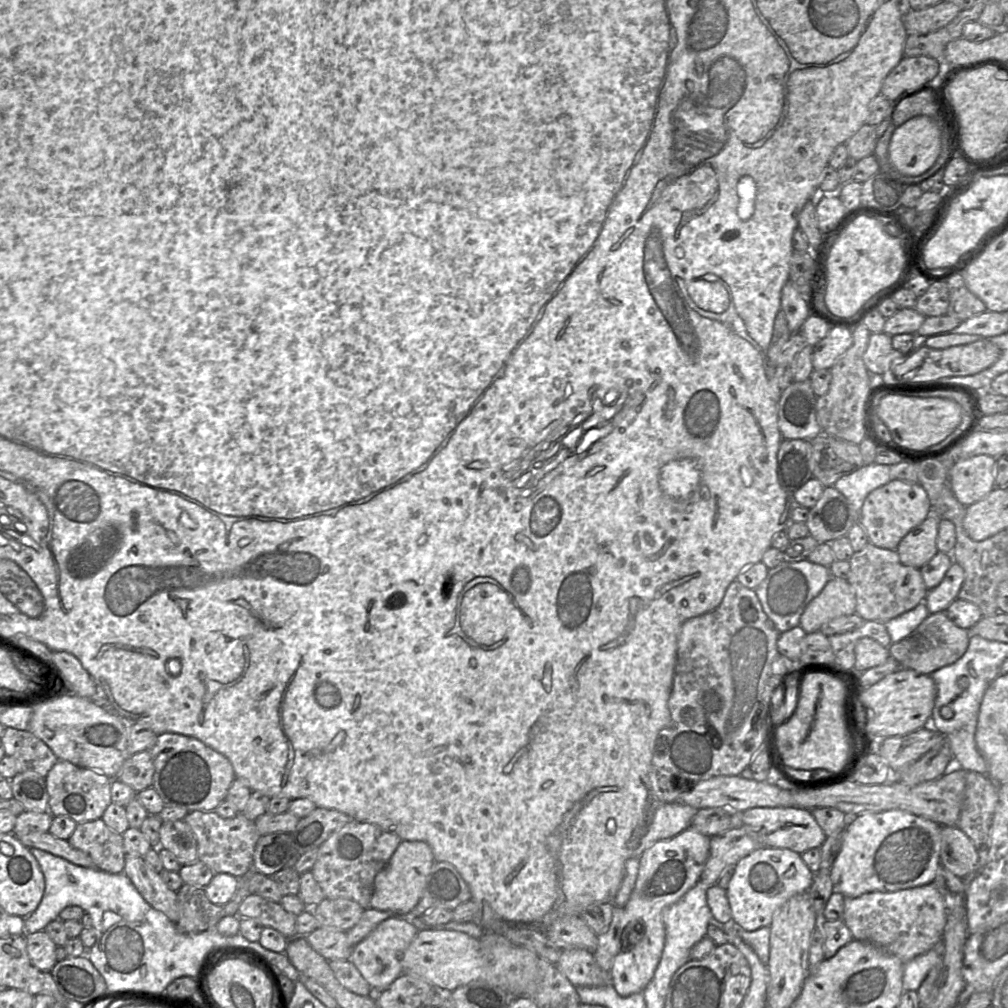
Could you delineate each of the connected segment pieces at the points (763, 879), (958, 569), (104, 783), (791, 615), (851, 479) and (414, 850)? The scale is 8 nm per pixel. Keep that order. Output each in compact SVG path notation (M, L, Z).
M763 847L751 852L735 865L726 889L732 922L746 931L769 927L776 911L792 896L806 893L813 878L814 873L795 851Z
M953 562L942 582L928 591L925 604L929 613L946 611L950 604L958 598L964 581L964 569L958 563Z
M58 760L45 777L49 794L49 812L53 817L66 816L76 823L100 819L111 804L112 779L90 768L83 768L66 760Z
M808 560L782 562L769 569L766 578L754 589L763 611L779 632L799 626L800 617L809 602L815 598L831 578L826 566Z
M871 463L838 479L833 487L841 492L854 509L859 522L863 503L870 492L892 480L889 465Z
M402 840L388 863L374 879L370 907L392 911L398 915L408 915L421 899L434 863L432 849L426 842Z

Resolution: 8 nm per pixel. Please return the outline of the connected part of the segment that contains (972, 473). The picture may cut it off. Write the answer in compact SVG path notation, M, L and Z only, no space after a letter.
M989 455L956 458L950 463L949 486L956 499L969 506L988 496L995 486L996 459Z

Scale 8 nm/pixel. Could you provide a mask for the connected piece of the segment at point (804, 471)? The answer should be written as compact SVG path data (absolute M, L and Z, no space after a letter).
M782 439L777 452L779 484L793 494L813 477L811 440Z

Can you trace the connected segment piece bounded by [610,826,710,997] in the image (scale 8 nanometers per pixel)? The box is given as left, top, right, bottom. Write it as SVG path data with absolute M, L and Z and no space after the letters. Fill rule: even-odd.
M690 826L672 838L656 842L640 856L635 886L624 906L628 925L622 932L621 950L610 971L610 982L620 996L643 992L652 979L665 942L662 912L699 882L709 853L710 837ZM636 925L640 926L640 931L636 930Z

